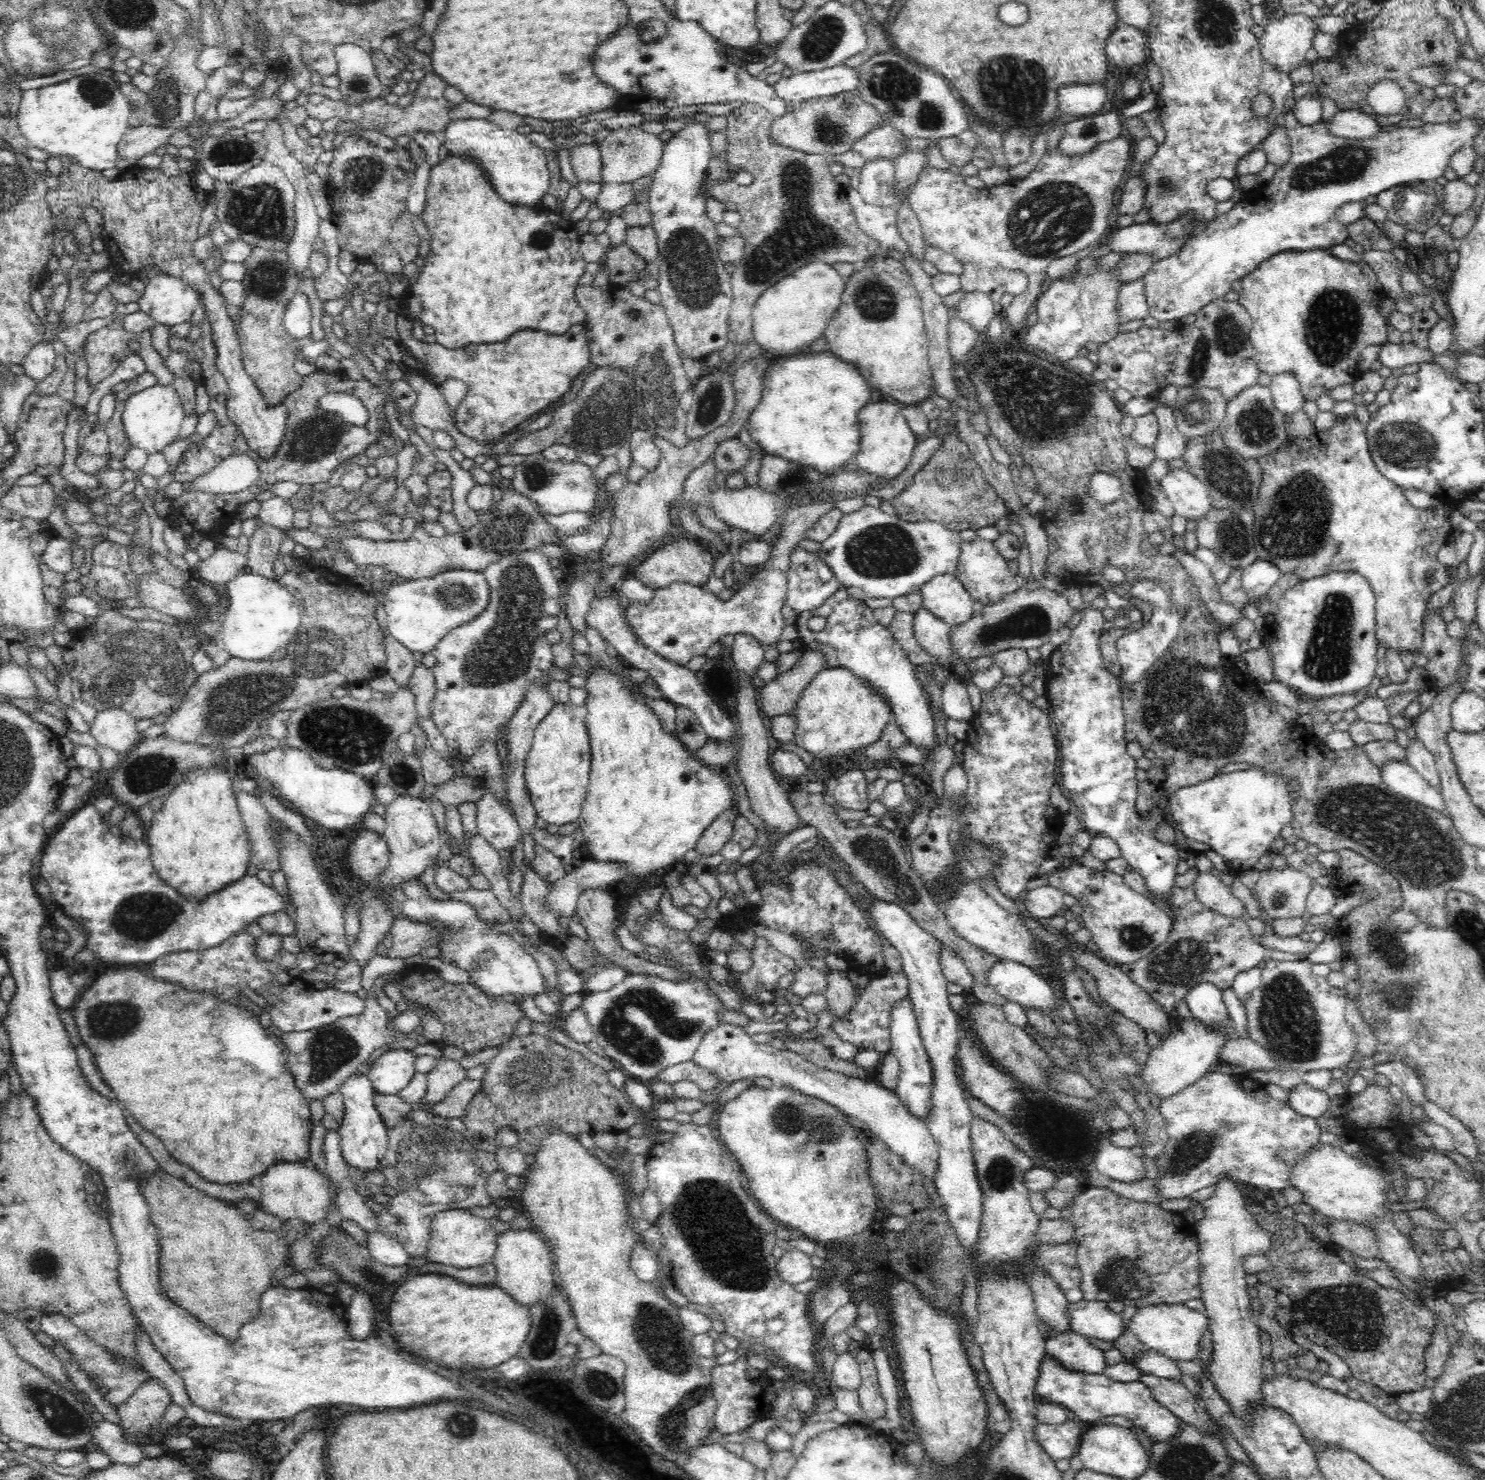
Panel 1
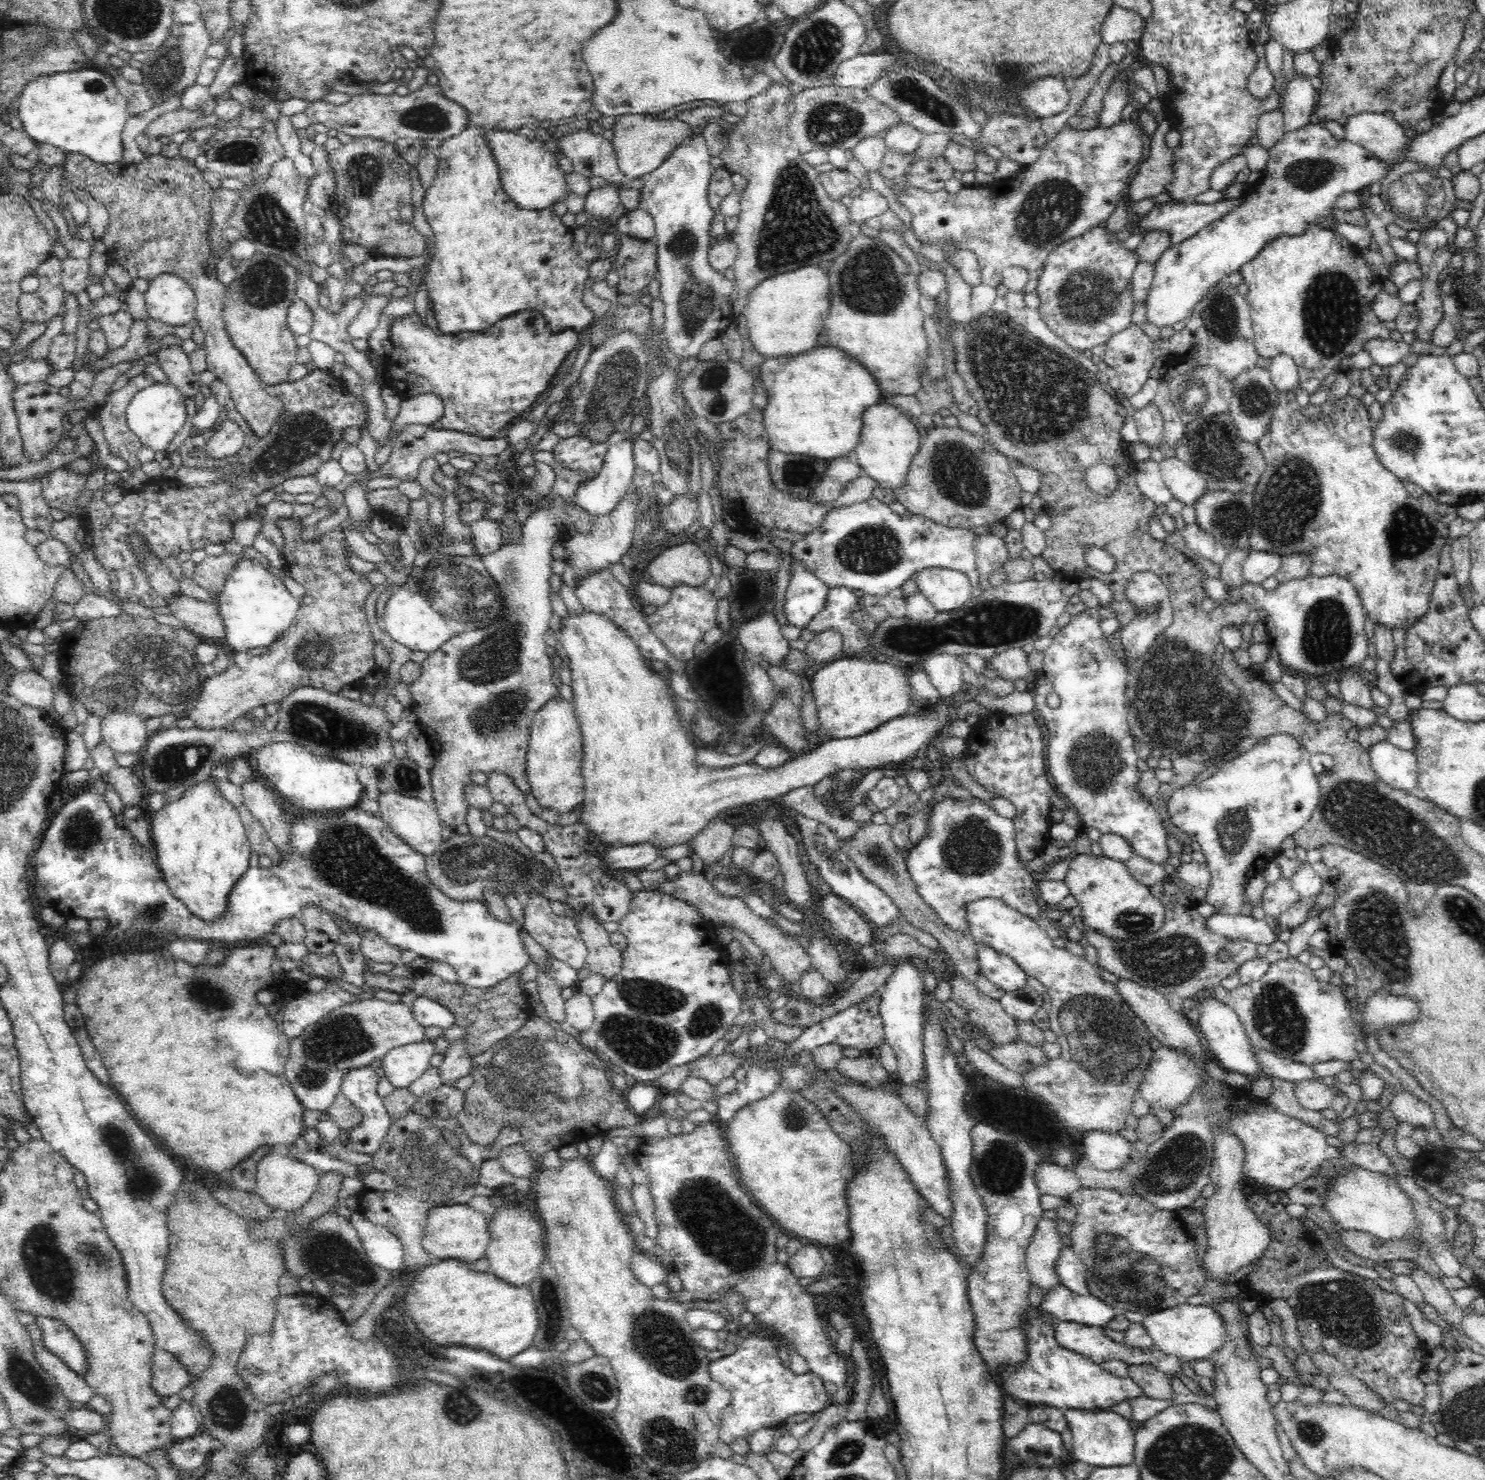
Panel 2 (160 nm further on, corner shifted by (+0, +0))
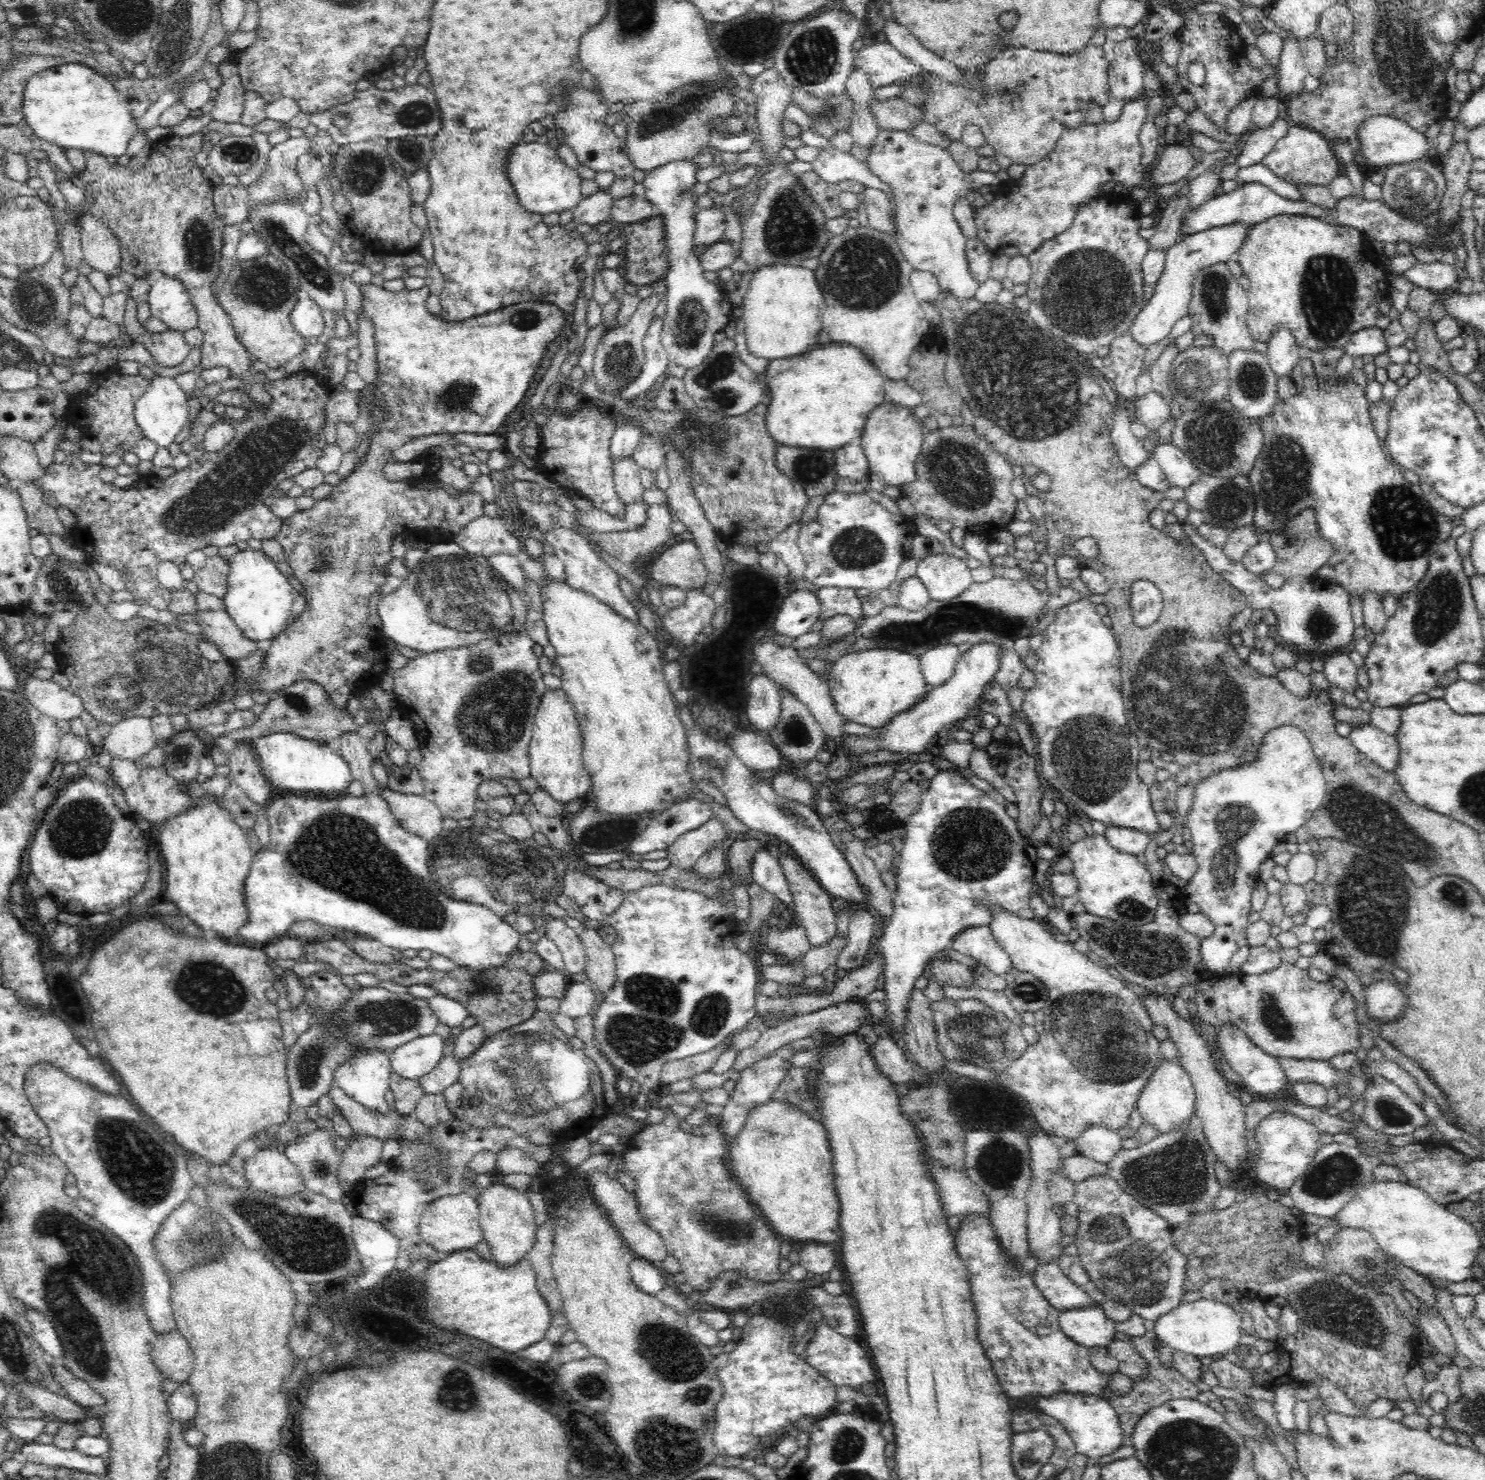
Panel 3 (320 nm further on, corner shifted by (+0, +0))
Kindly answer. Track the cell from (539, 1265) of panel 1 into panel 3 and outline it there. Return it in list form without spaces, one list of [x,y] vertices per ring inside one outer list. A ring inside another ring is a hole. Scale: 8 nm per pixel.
[[[494,1182],[482,1190],[477,1196],[477,1201],[483,1240],[489,1244],[493,1260],[500,1267],[509,1267],[526,1259],[536,1242],[538,1226],[535,1221],[536,1213],[524,1191]]]

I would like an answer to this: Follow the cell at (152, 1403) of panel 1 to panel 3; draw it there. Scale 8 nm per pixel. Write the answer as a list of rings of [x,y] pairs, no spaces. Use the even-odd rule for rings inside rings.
[[[177,1328],[157,1335],[151,1357],[162,1378],[178,1384],[188,1380],[195,1363],[188,1341]]]

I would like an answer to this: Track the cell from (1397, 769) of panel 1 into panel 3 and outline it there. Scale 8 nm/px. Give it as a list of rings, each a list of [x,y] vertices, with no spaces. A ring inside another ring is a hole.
[[[1364,723],[1362,726],[1353,726],[1348,739],[1366,758],[1395,776],[1399,761],[1395,736],[1386,735],[1372,723]]]

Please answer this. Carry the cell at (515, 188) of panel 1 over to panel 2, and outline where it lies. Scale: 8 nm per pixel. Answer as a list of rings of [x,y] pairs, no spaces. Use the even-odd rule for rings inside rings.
[[[486,130],[484,136],[488,139],[490,150],[498,163],[504,191],[514,201],[514,204],[528,210],[543,211],[550,209],[556,202],[566,200],[570,193],[564,177],[566,173],[558,165],[555,154],[545,149],[540,140],[530,141],[517,131]]]

